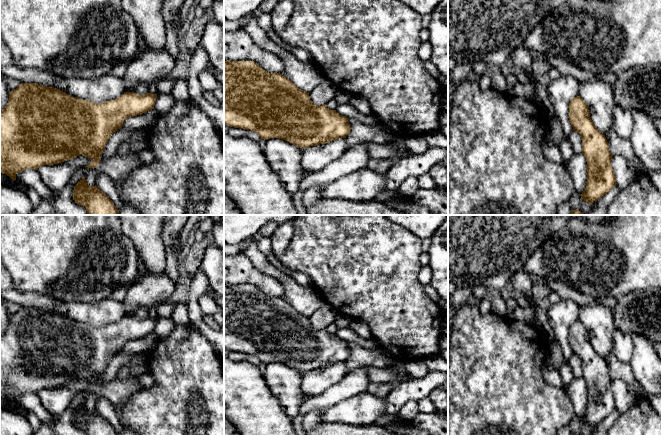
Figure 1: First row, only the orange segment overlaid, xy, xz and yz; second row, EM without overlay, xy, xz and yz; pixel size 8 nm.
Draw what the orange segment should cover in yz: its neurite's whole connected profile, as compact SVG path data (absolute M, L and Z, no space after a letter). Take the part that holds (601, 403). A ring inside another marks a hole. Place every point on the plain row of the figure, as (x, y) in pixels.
M580 320L569 327L569 345L581 359L582 378L587 385L586 412L580 420L591 429L617 408L611 390L612 379L605 359L595 351L588 330Z

